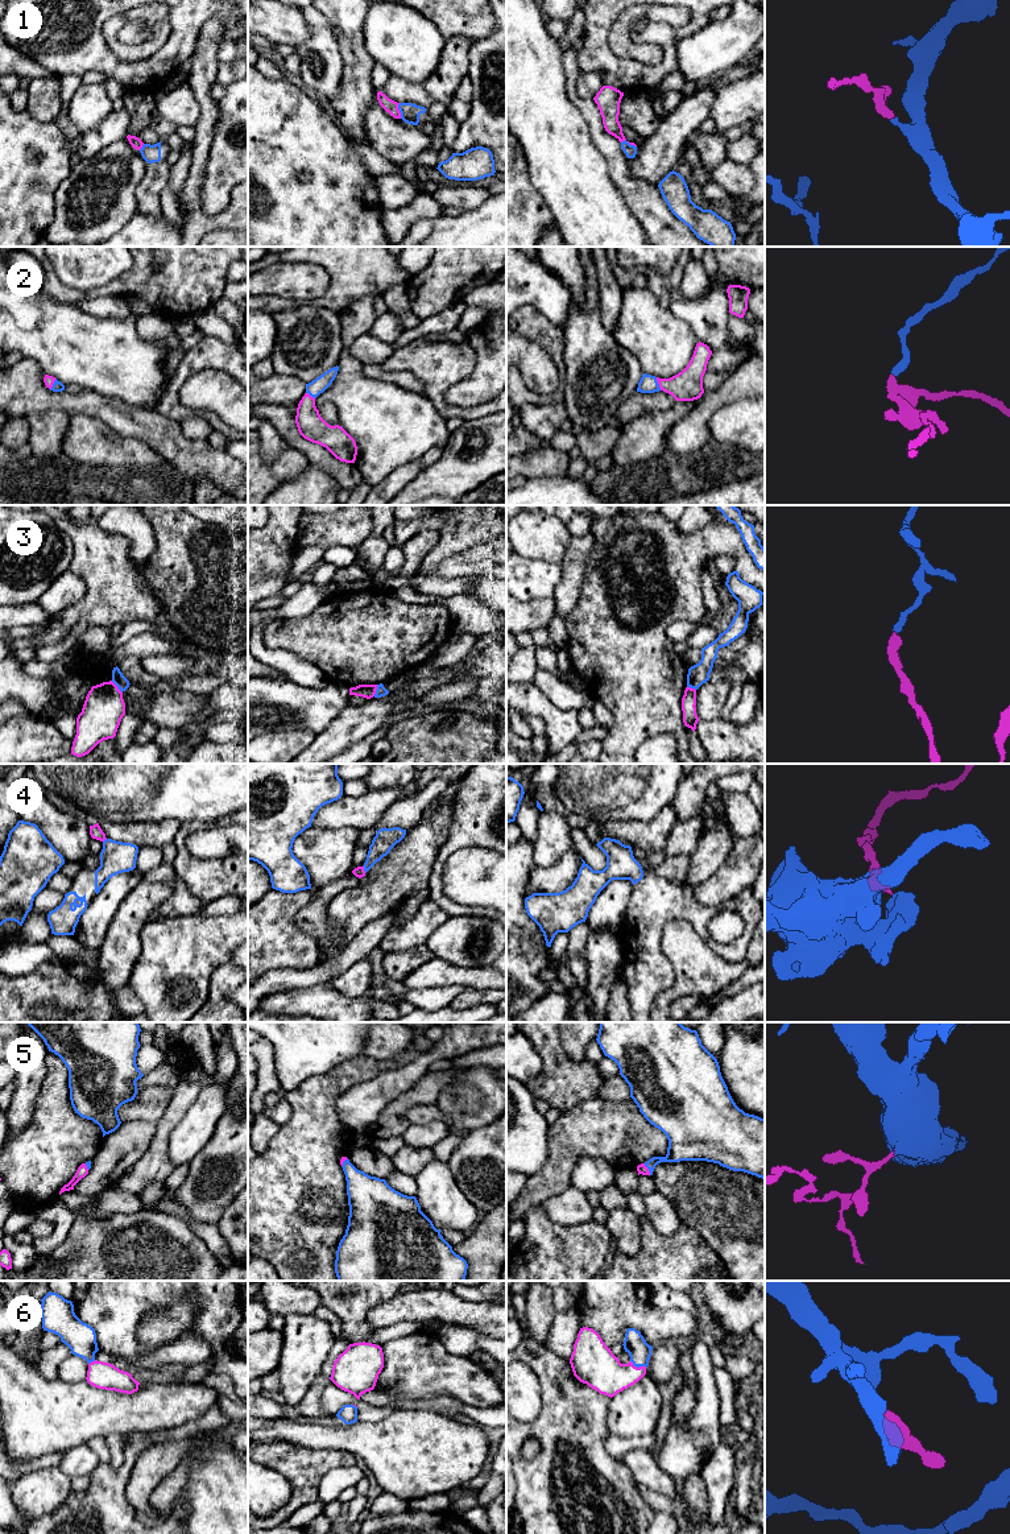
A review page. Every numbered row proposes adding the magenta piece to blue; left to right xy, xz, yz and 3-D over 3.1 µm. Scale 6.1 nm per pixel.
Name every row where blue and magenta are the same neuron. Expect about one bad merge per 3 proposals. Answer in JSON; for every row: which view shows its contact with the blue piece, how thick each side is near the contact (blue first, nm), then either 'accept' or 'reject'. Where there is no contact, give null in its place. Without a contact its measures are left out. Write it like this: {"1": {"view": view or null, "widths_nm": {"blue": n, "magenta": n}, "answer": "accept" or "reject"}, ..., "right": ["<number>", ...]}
{"1": {"view": "xz", "widths_nm": {"blue": 120, "magenta": 80}, "answer": "accept"}, "2": {"view": "yz", "widths_nm": {"blue": 110, "magenta": 190}, "answer": "accept"}, "3": {"view": "xy", "widths_nm": {"blue": 80, "magenta": 260}, "answer": "reject"}, "4": {"view": "xz", "widths_nm": {"blue": 140, "magenta": 70}, "answer": "reject"}, "5": {"view": "yz", "widths_nm": {"blue": 180, "magenta": 60}, "answer": "accept"}, "6": {"view": "yz", "widths_nm": {"blue": 140, "magenta": 240}, "answer": "accept"}, "right": ["1", "2", "5", "6"]}

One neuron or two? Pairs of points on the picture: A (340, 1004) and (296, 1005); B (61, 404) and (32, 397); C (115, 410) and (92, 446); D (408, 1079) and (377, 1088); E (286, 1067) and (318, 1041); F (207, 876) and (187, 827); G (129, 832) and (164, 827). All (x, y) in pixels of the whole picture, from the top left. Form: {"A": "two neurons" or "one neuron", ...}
{"A": "one neuron", "B": "one neuron", "C": "two neurons", "D": "one neuron", "E": "one neuron", "F": "one neuron", "G": "one neuron"}

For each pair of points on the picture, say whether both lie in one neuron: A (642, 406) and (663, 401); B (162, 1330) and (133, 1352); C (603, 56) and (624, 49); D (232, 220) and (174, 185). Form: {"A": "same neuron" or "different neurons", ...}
{"A": "same neuron", "B": "different neurons", "C": "different neurons", "D": "different neurons"}

